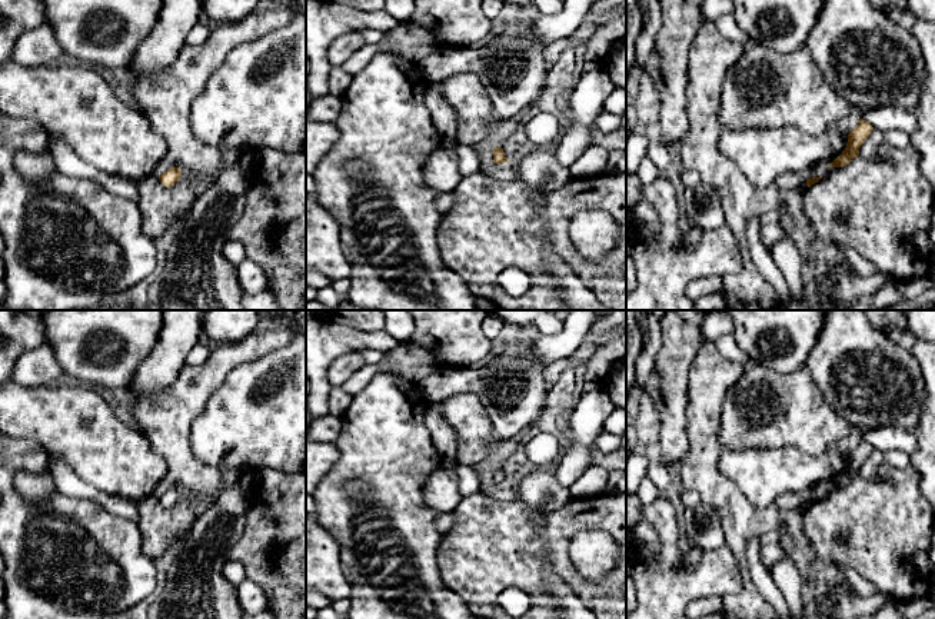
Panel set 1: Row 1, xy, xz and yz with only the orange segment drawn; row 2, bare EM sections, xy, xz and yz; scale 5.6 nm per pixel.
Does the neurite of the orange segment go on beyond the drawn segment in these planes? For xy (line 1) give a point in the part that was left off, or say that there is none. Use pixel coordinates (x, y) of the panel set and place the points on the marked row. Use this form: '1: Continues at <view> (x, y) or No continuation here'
1: No continuation here

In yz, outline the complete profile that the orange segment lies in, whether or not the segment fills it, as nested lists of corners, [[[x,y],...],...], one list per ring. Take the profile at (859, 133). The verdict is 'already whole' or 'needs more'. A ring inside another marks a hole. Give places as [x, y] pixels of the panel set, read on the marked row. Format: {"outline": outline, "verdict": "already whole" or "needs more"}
{"outline": [[[861,119],[858,124],[849,132],[848,143],[841,156],[838,156],[828,167],[844,167],[851,163],[852,159],[859,156],[859,149],[869,137],[874,127],[869,122]]], "verdict": "already whole"}

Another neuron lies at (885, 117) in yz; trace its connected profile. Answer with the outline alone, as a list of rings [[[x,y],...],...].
[[[884,106],[866,110],[862,113],[862,119],[881,132],[898,129],[912,134],[918,127],[915,112],[908,112],[901,106]]]

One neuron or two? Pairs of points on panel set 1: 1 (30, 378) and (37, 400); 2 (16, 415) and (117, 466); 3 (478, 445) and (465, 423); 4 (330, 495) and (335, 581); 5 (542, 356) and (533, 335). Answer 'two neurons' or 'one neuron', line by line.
1: two neurons
2: one neuron
3: one neuron
4: two neurons
5: two neurons

